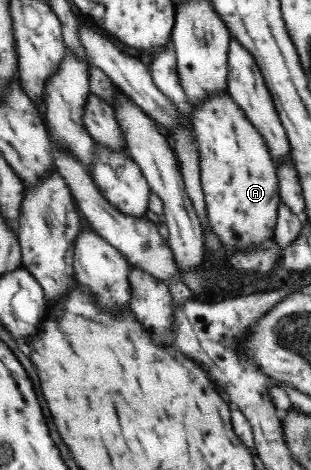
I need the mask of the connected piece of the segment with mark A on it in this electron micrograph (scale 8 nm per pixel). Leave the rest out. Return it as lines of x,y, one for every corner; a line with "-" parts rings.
226,92
212,94
192,109
191,126
198,150
199,180
205,201
205,215
211,231
219,237
225,246
235,249
259,244
273,236
273,227
277,218
277,203
279,203
276,166
267,151
263,137
243,115
243,111

